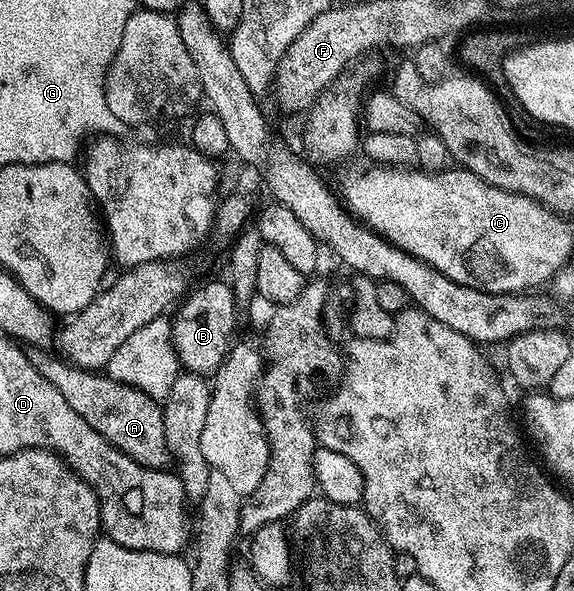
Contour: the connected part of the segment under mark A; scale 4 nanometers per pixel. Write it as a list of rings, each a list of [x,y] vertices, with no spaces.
[[[44,350],[33,351],[30,356],[33,366],[48,379],[54,390],[58,390],[58,394],[62,394],[62,398],[66,398],[66,402],[70,402],[70,407],[88,425],[94,426],[94,430],[98,430],[98,434],[106,438],[106,442],[147,468],[164,470],[169,467],[164,410],[157,400],[134,386],[110,379],[107,374],[78,368],[57,355],[47,356],[48,354]]]

